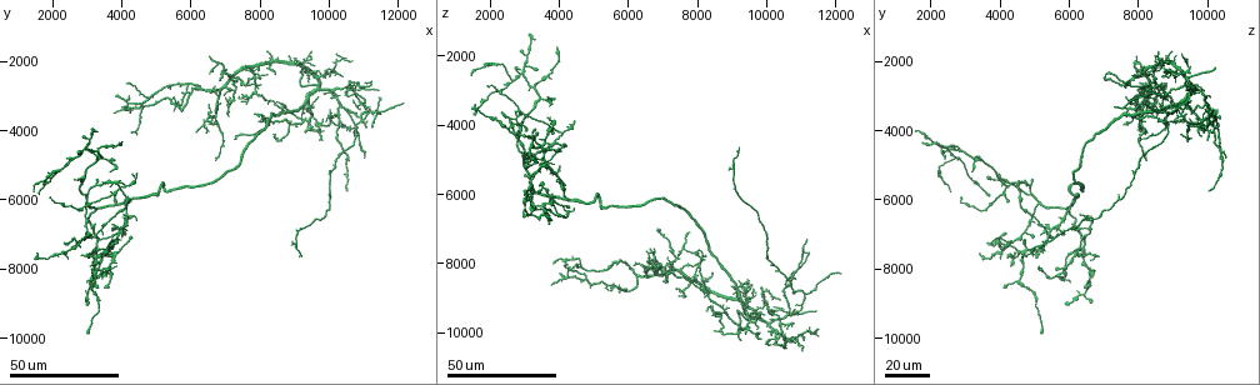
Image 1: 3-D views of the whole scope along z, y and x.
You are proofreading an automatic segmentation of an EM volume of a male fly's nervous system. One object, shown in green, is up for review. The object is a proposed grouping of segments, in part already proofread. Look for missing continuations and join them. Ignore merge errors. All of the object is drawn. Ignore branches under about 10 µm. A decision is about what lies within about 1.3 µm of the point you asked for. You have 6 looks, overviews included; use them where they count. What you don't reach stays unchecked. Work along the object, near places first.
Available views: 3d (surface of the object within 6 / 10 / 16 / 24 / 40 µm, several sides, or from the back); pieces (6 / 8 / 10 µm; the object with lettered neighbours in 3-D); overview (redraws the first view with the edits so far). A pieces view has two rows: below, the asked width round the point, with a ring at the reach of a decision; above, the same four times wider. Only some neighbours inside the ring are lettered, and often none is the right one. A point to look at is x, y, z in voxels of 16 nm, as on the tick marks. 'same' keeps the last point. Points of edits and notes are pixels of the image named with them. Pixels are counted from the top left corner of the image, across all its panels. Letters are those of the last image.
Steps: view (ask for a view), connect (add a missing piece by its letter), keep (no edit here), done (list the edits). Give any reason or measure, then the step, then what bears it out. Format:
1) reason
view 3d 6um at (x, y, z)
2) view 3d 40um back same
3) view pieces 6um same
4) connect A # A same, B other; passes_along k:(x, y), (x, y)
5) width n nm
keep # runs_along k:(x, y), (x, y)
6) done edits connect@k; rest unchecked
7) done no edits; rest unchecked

an open end
view 3d 40um at (3800, 3000, 8000)

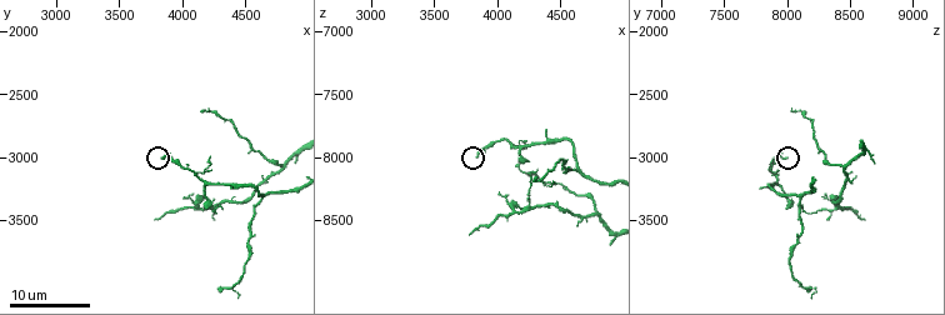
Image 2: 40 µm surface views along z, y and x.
what lies round it
view pieces 6um at (3840, 3020, 7980)

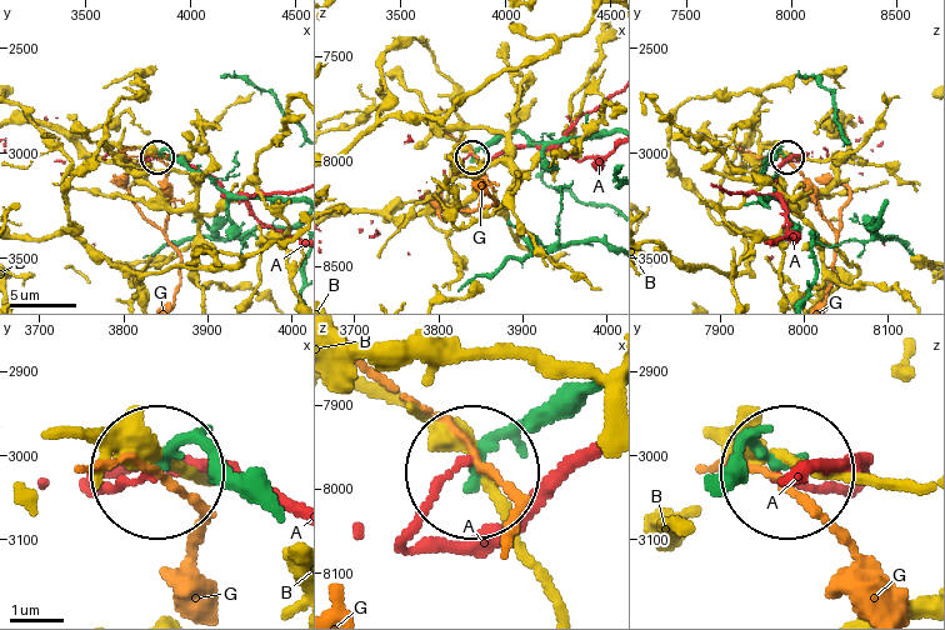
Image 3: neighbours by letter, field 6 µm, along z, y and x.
keep # A other, B other, G other; runs_along 3:(601, 386), (561, 391), (471, 463); none of them fits

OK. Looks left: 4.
thin end
view 3d 24um at (8300, 1700, 9000)

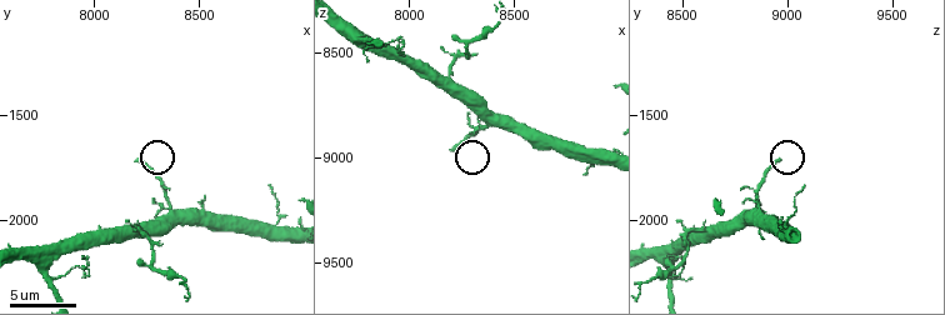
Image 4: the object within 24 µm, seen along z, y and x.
view pieces 10um at (8200, 1710, 8970)

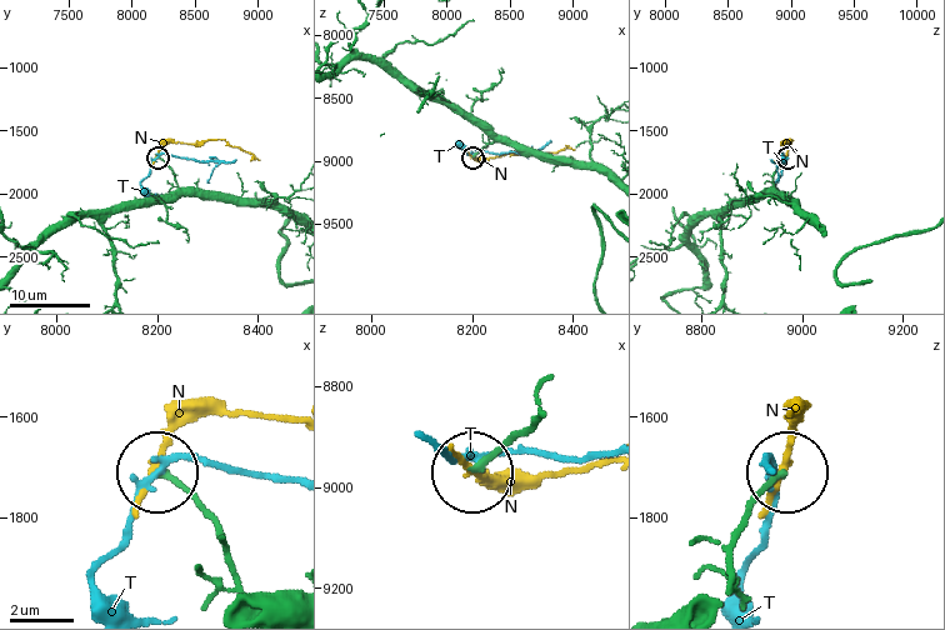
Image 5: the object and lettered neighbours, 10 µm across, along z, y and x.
keep # N other, T other; runs_along 5:(729, 568), (741, 519), (783, 474); none of them fits

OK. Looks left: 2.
long arm stops here
view 3d 40um at (9200, 2100, 10200)

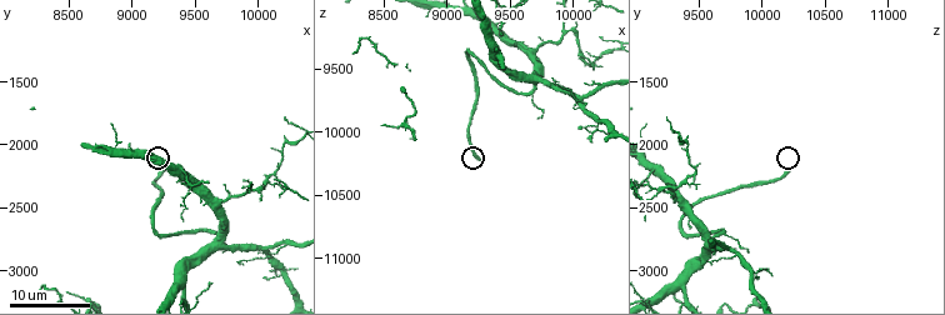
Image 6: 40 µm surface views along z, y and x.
view pieces 8um at (9260, 2180, 10220)

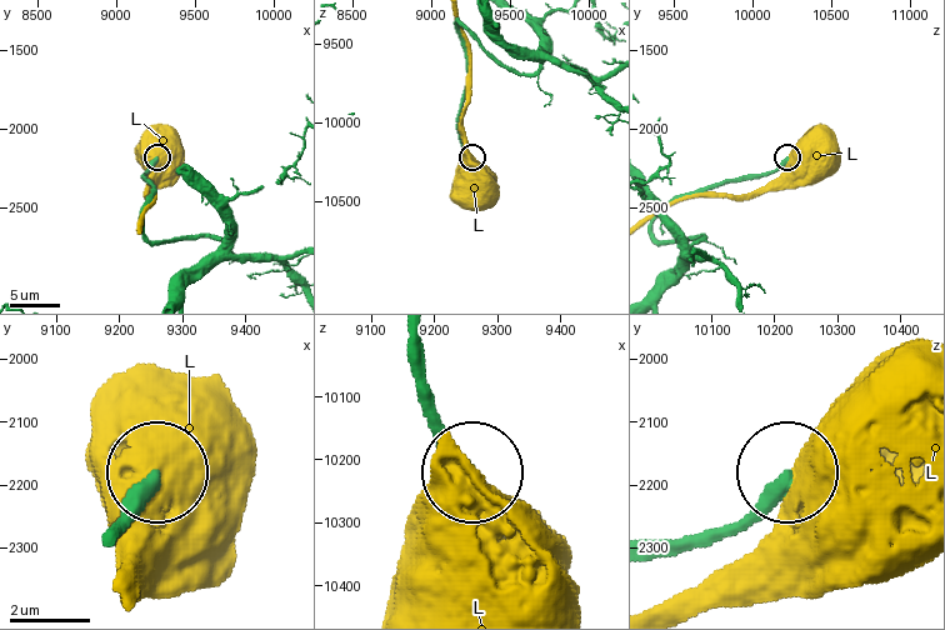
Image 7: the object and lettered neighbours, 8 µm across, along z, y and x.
keep # L other; runs_along 7:(105, 544), (153, 470); no lettered piece goes on from it

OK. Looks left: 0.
done no edits; rest unchecked

